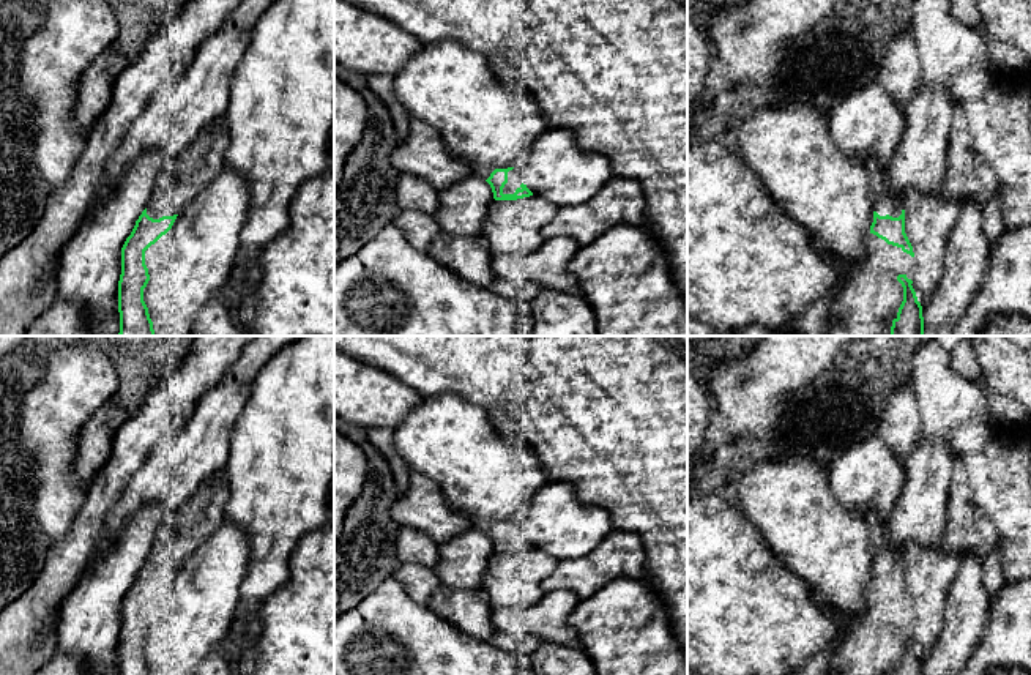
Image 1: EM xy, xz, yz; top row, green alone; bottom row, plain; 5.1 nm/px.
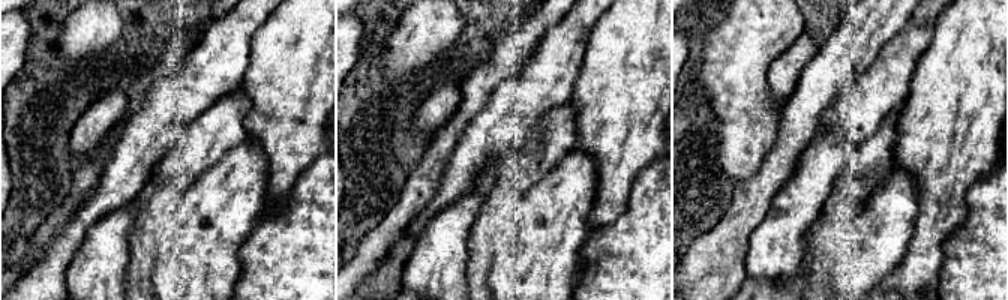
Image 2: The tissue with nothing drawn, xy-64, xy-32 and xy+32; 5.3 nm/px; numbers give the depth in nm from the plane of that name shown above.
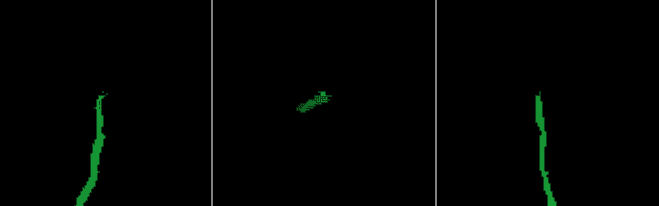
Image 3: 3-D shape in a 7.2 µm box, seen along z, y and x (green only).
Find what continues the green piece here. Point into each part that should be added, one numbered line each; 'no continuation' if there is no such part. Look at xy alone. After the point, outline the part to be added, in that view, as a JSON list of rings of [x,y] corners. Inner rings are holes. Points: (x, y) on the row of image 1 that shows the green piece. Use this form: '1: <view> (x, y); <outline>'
1: xy (174, 190); [[[219,117],[208,128],[210,148],[205,164],[191,175],[175,172],[166,166],[147,203],[147,214],[153,219],[173,216],[194,197],[197,189],[205,188],[222,169],[224,151],[227,148],[227,131],[224,118]]]

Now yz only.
1: yz (885, 202); [[[869,162],[865,169],[873,197],[873,210],[880,216],[889,214],[892,218],[899,218],[902,214],[903,203],[891,194],[888,167],[880,167],[875,162]]]

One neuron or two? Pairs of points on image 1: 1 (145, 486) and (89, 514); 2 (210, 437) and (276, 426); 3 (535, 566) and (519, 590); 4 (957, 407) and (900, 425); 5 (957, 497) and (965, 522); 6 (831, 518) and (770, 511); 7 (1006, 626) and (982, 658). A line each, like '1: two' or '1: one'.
1: two
2: two
3: one
4: two
5: one
6: one
7: one

